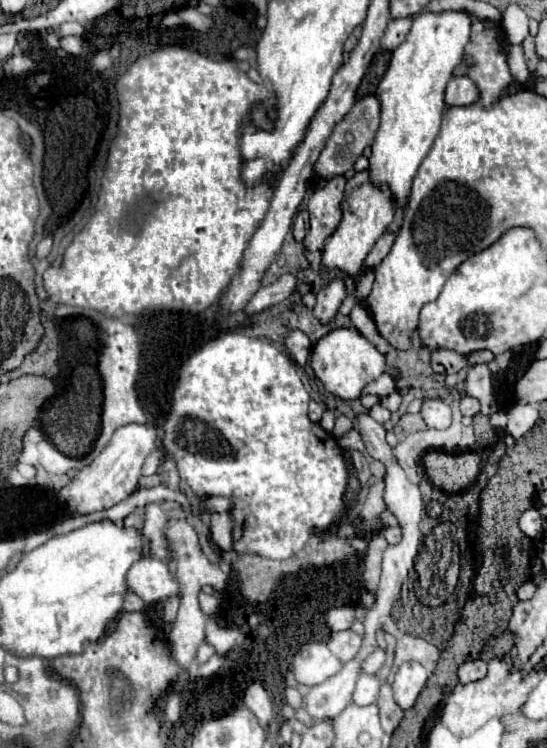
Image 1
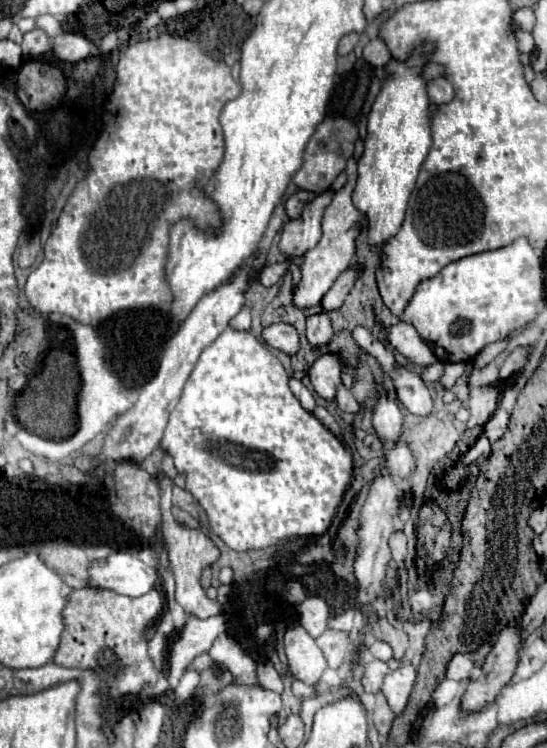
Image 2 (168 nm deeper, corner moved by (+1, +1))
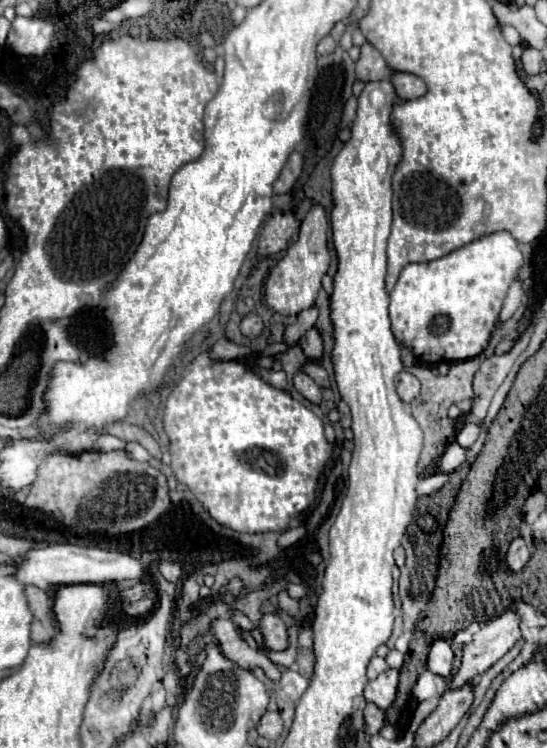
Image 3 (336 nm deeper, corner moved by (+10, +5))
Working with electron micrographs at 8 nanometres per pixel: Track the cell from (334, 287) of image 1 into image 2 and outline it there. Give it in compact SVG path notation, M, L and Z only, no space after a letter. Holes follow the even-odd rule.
M327 312L313 314L307 318L307 340L313 346L323 346L331 340L333 328L331 328L331 318Z

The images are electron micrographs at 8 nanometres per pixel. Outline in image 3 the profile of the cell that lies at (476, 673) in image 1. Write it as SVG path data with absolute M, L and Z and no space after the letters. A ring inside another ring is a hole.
M436 640L432 646L430 646L430 652L428 652L428 670L432 670L434 674L438 676L450 676L452 672L452 648L446 640Z

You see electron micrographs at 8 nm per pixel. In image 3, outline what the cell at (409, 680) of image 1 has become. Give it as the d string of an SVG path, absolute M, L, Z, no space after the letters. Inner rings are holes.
M386 670L376 680L370 680L364 688L364 698L378 708L386 710L396 698L396 686L398 686L398 670Z

